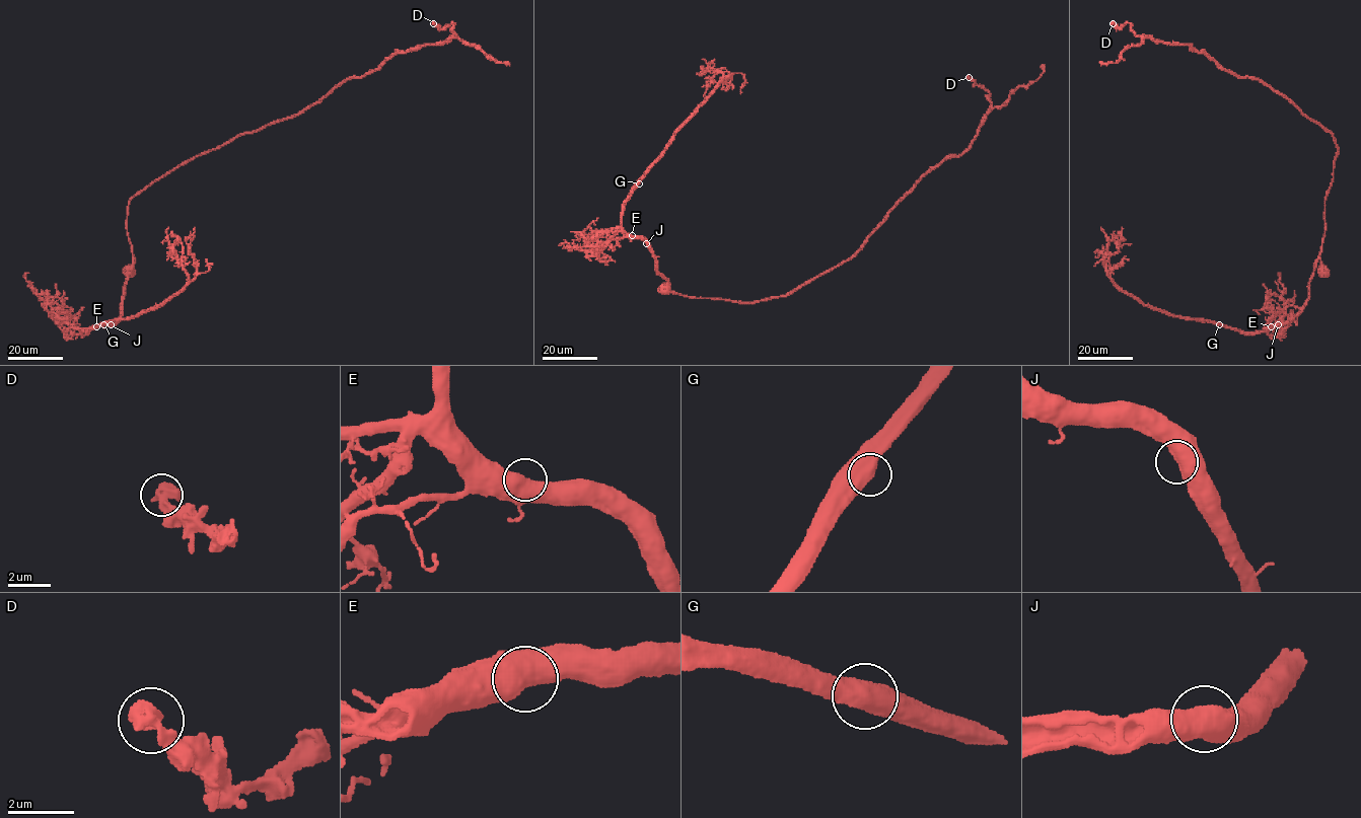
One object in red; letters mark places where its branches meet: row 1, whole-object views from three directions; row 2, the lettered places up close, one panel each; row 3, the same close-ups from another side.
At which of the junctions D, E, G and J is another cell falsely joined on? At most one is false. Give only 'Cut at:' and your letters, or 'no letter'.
Cut at: no letter

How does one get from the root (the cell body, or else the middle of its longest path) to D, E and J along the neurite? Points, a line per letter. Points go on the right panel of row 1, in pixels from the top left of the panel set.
D: (1324, 271), (1332, 134), (1191, 46), (1113, 23)
E: (1324, 271), (1318, 258), (1305, 305), (1284, 322), (1271, 326)
J: (1324, 271), (1318, 258), (1305, 305), (1278, 324)

